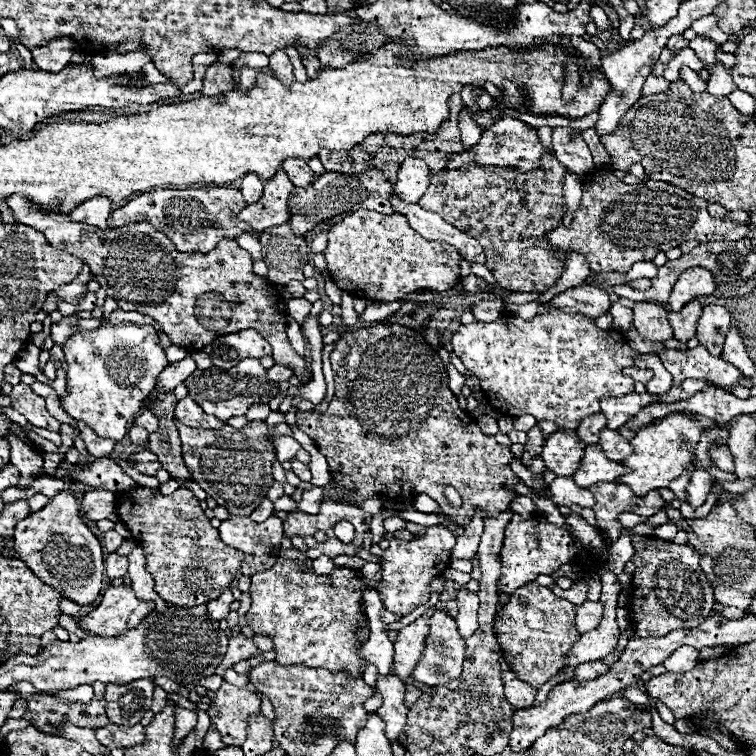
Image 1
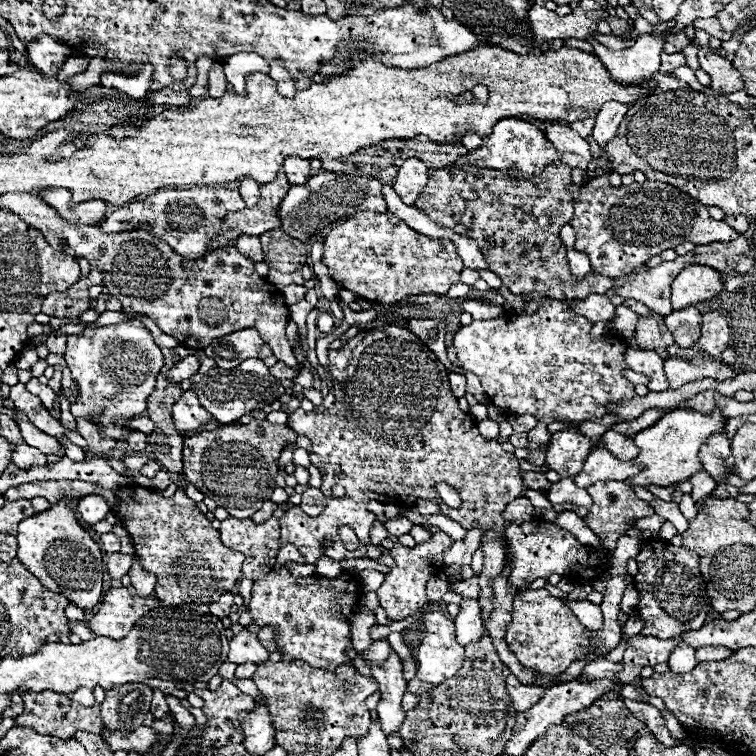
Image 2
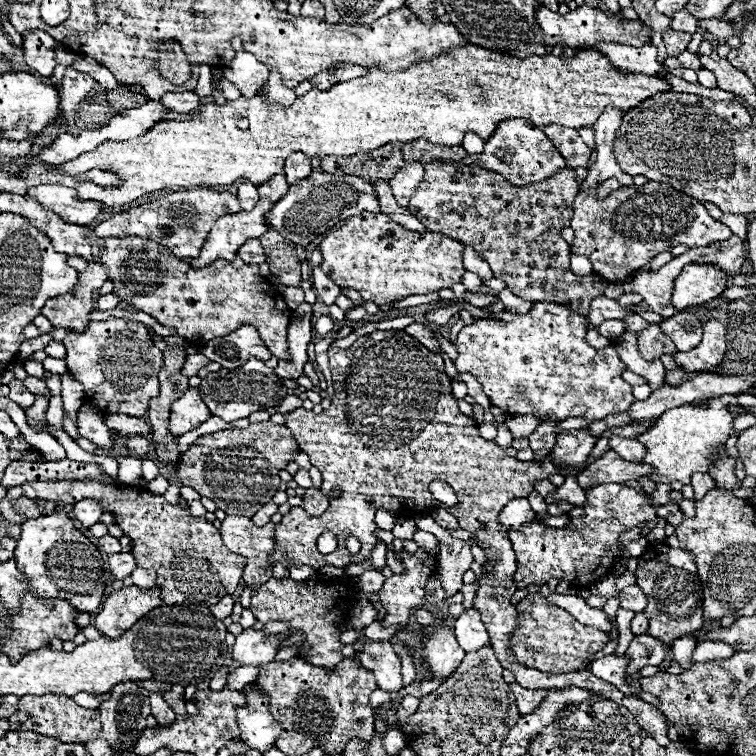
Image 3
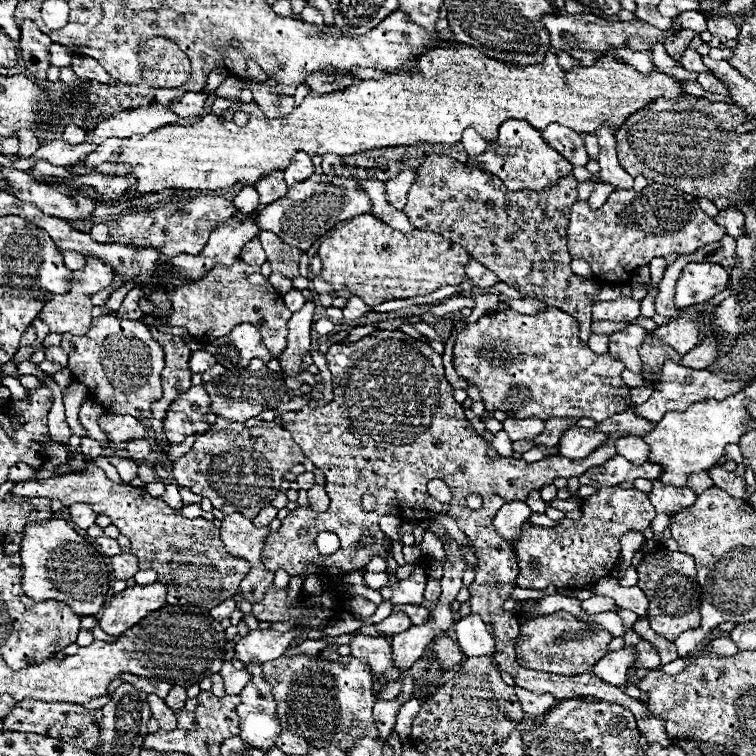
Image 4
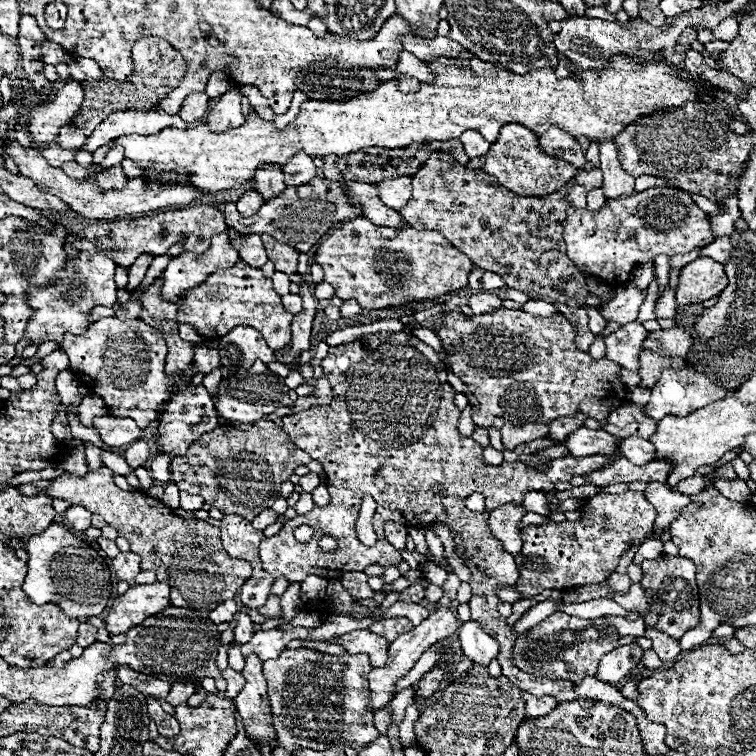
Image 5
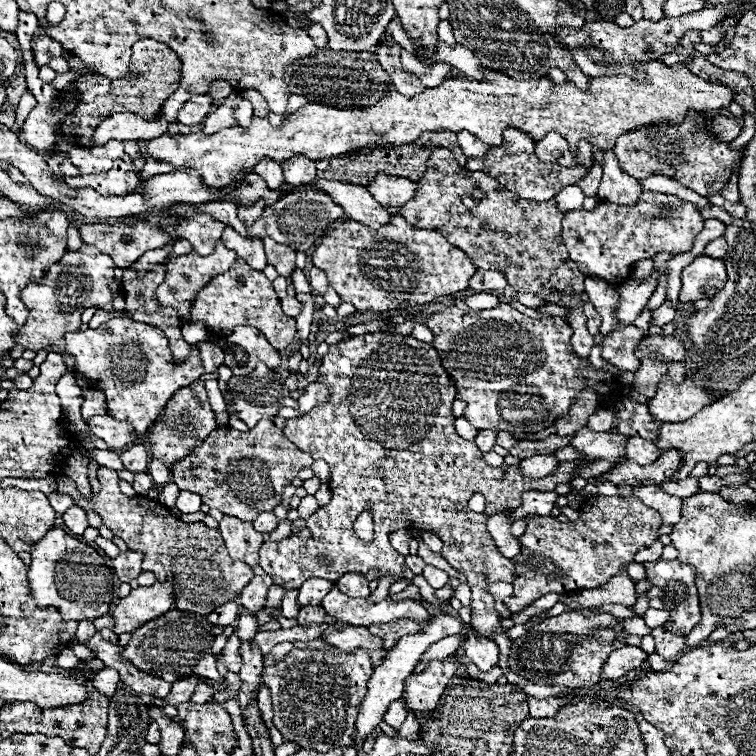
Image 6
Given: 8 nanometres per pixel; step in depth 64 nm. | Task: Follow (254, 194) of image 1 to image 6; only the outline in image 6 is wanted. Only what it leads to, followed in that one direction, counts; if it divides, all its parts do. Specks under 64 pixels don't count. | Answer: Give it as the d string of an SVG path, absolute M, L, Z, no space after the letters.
M256 202L254 206L238 208L238 218L244 222L244 226L252 226L256 220L260 220L262 212L264 212L264 202Z

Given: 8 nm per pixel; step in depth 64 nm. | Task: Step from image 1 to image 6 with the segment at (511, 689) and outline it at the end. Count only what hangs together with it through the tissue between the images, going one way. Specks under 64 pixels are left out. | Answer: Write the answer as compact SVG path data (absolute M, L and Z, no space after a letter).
M528 698L528 704L530 704L530 716L532 718L550 718L562 706L570 704L570 700L568 698L542 698L542 700Z

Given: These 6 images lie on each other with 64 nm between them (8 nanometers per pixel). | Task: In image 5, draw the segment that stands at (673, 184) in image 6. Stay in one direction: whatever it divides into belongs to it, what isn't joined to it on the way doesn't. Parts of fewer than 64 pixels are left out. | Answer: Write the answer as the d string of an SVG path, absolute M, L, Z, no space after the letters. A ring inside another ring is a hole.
M638 176L636 178L636 190L648 190L648 188L658 188L658 186L668 186L664 178L656 176ZM690 194L690 196L692 196L692 200L694 200L706 214L716 214L716 212L718 212L718 206L716 206L712 200L708 200L708 198L700 196L700 194Z

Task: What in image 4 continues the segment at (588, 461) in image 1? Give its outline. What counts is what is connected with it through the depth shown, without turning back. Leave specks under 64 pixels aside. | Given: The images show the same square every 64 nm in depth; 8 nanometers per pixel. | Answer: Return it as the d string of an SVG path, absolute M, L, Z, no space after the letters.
M620 454L610 458L602 466L594 466L594 470L588 470L586 474L580 476L582 484L594 486L594 488L606 488L606 486L616 486L622 482L632 482L636 478L646 478L646 480L658 480L662 476L662 466L656 466L652 462L646 462L642 466L634 466Z

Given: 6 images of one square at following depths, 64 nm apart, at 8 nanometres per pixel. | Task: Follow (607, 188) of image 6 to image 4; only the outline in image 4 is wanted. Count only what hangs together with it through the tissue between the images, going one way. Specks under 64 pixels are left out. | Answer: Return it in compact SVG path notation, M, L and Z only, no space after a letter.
M608 126L600 128L600 132L596 132L598 142L600 142L600 182L604 184L612 184L616 190L630 190L634 184L634 178L630 174L626 174L626 170L620 166L618 158L616 158L616 146L614 146L614 130L610 130Z

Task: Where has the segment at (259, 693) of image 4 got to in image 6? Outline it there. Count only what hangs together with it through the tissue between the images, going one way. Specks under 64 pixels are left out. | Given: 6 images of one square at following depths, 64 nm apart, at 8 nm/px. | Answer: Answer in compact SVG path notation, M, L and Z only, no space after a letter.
M246 640L240 646L240 656L242 656L242 670L238 674L240 674L242 686L238 692L238 700L240 700L240 708L244 710L248 706L250 694L256 694L262 684L262 678L260 678L262 652L258 652L258 646L254 646L250 640Z

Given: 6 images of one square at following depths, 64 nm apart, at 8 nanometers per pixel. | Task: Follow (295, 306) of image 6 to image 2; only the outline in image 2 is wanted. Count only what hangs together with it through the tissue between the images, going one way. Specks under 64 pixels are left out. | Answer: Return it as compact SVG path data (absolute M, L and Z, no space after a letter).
M290 284L290 286L284 286L282 288L282 294L286 298L286 304L292 306L300 300L304 300L304 294L306 294L306 288L304 286L296 286L296 284Z

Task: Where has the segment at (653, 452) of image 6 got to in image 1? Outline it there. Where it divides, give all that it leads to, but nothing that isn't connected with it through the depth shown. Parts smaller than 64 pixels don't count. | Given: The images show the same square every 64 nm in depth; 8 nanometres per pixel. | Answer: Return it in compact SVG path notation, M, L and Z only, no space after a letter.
M604 428L600 432L598 446L602 446L602 450L606 452L606 456L610 460L618 460L618 462L626 460L634 452L634 448L630 446L630 442L626 438L622 438L618 434L618 430L610 430L610 428Z

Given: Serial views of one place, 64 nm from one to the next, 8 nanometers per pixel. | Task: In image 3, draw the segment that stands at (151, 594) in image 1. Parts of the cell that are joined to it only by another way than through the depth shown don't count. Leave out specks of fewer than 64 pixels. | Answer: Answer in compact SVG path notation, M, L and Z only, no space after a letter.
M136 568L132 572L132 580L138 588L150 588L150 586L156 586L156 572L154 570L142 570L142 568Z

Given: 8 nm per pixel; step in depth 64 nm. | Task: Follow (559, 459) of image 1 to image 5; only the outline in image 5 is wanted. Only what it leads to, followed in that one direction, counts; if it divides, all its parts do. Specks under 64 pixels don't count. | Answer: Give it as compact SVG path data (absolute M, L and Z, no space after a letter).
M578 428L574 434L570 434L564 444L570 448L572 456L620 456L620 438L604 432L604 430L590 430L590 428Z

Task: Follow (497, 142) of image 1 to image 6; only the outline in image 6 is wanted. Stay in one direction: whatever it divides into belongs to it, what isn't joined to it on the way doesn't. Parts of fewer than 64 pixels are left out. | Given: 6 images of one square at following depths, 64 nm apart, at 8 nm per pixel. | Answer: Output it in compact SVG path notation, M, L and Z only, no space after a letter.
M514 128L504 130L502 146L490 146L490 150L482 158L470 158L466 168L470 172L486 172L496 182L500 182L504 188L518 194L520 198L536 200L536 202L552 200L562 188L578 184L590 172L588 166L564 168L558 164L542 164L534 154L534 142L524 132L514 130Z

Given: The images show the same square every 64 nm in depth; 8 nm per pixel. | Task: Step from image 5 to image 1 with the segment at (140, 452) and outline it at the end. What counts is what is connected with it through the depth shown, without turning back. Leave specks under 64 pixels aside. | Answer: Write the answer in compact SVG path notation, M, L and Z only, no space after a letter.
M130 426L130 430L128 430L128 438L132 440L132 444L136 444L136 446L144 446L144 444L148 442L148 432L142 430L140 426Z

